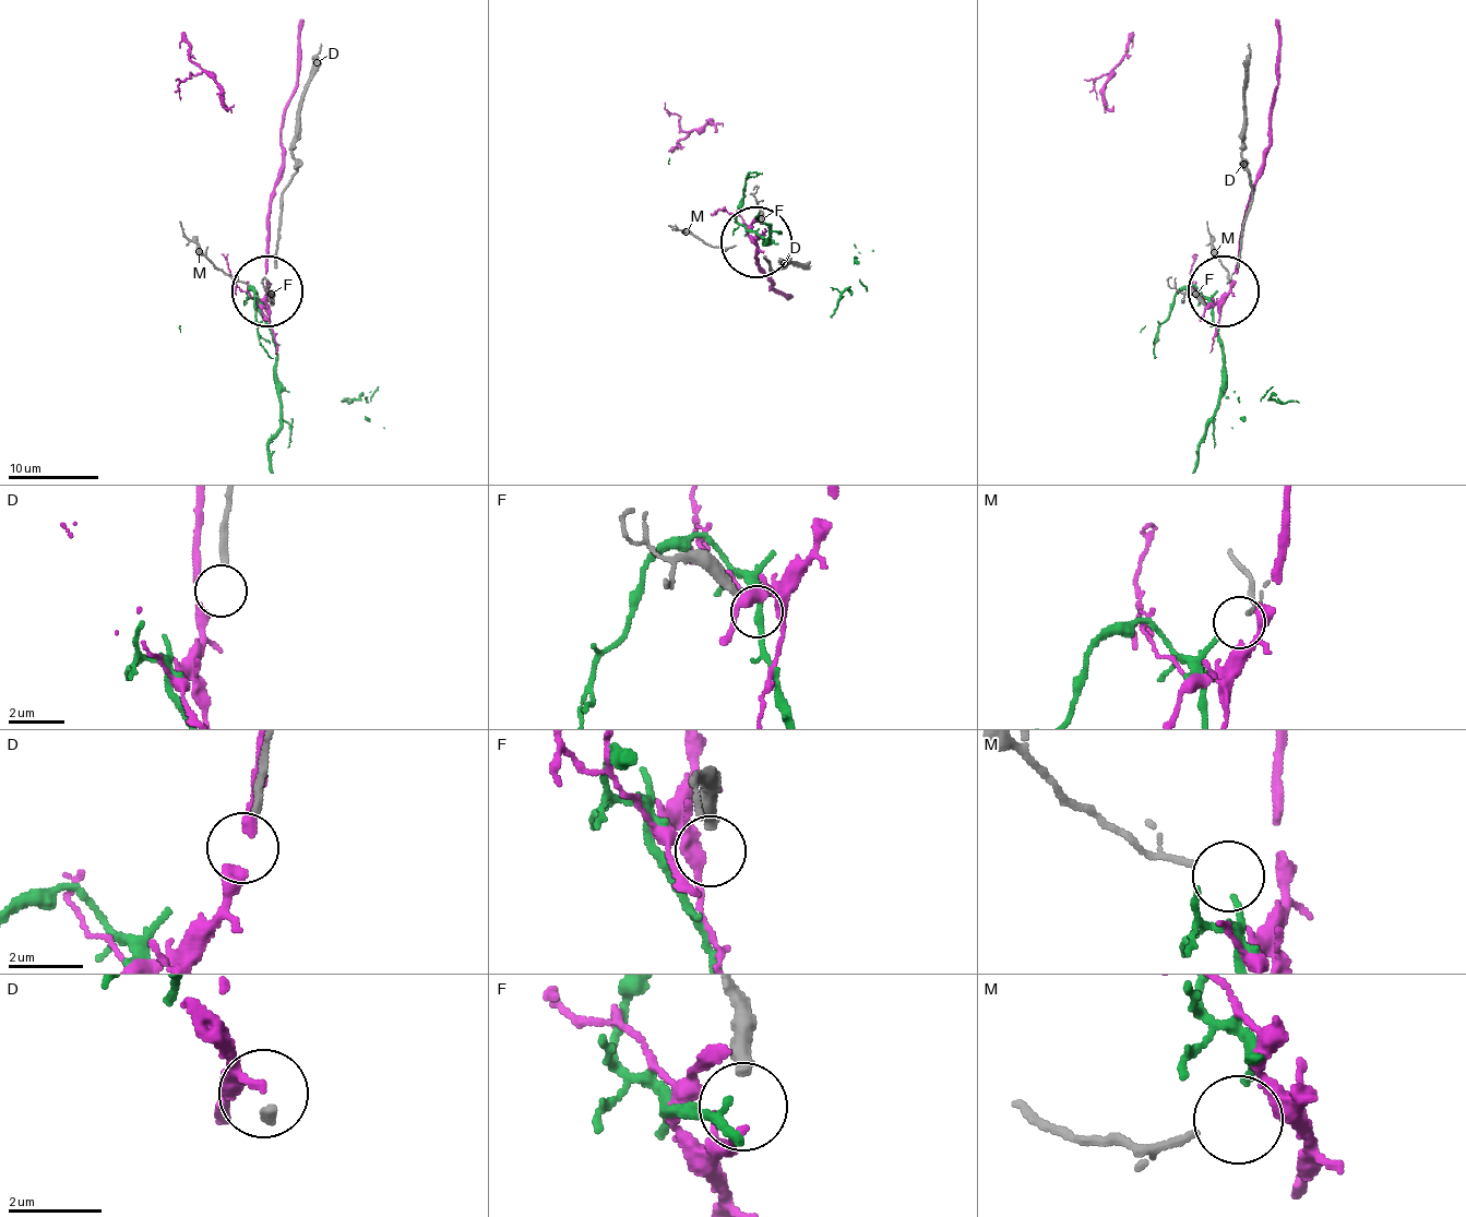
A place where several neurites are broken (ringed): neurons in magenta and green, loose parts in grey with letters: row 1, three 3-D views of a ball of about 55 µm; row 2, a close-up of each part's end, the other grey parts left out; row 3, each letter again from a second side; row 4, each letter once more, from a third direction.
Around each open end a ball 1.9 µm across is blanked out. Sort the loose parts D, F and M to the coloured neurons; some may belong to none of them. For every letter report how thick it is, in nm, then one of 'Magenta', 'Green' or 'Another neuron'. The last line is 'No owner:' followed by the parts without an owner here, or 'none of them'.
D: Thickness 240 nm. Another neuron
F: Thickness 360 nm. Magenta
M: Thickness 100 nm. Green
No owner: D

